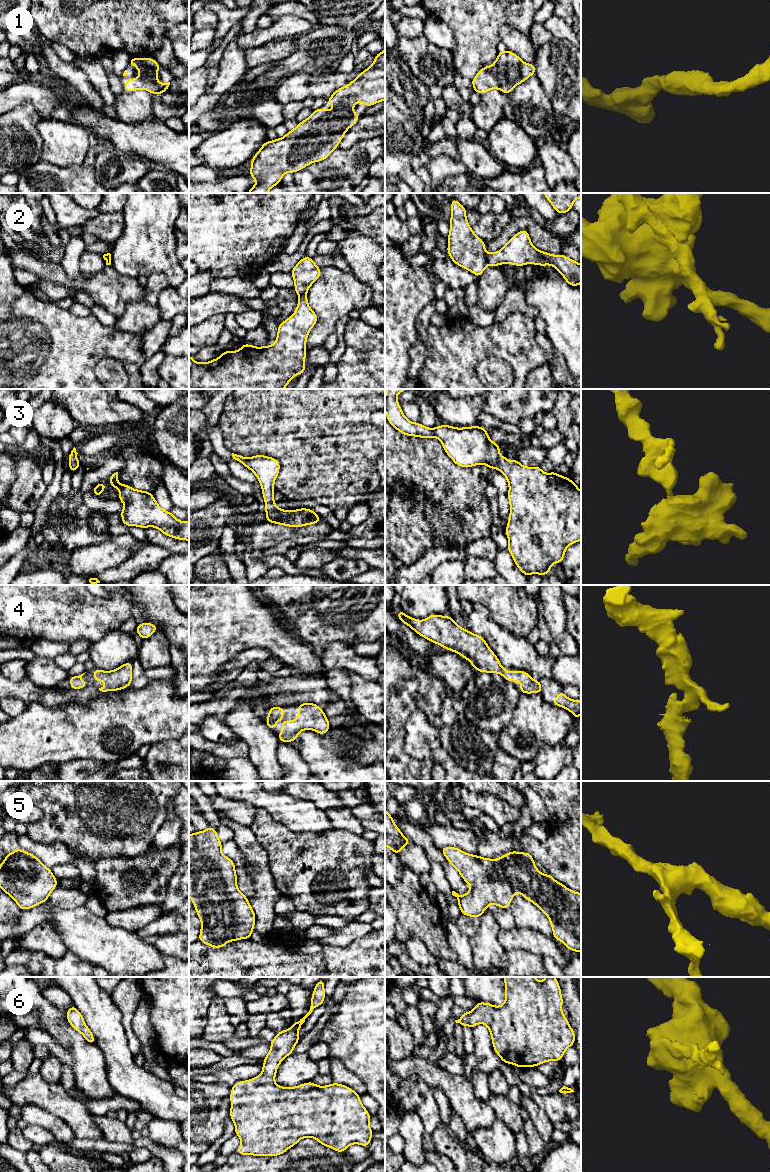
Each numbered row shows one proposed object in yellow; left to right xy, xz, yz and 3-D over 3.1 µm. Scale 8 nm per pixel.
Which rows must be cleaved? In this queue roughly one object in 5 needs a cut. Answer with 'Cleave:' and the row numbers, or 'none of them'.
Cleave: 2

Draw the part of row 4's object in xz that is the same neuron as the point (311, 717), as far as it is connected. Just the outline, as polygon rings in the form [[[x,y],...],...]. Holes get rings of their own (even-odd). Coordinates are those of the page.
[[[301,703],[298,706],[298,718],[296,720],[284,721],[282,731],[278,736],[281,742],[292,742],[297,740],[302,730],[314,730],[324,735],[330,729],[329,720],[324,710],[315,703]]]

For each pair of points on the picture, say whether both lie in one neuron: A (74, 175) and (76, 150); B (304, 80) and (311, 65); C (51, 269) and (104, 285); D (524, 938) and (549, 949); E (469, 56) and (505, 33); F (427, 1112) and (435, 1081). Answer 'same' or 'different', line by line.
A: different
B: different
C: same
D: same
E: different
F: different

